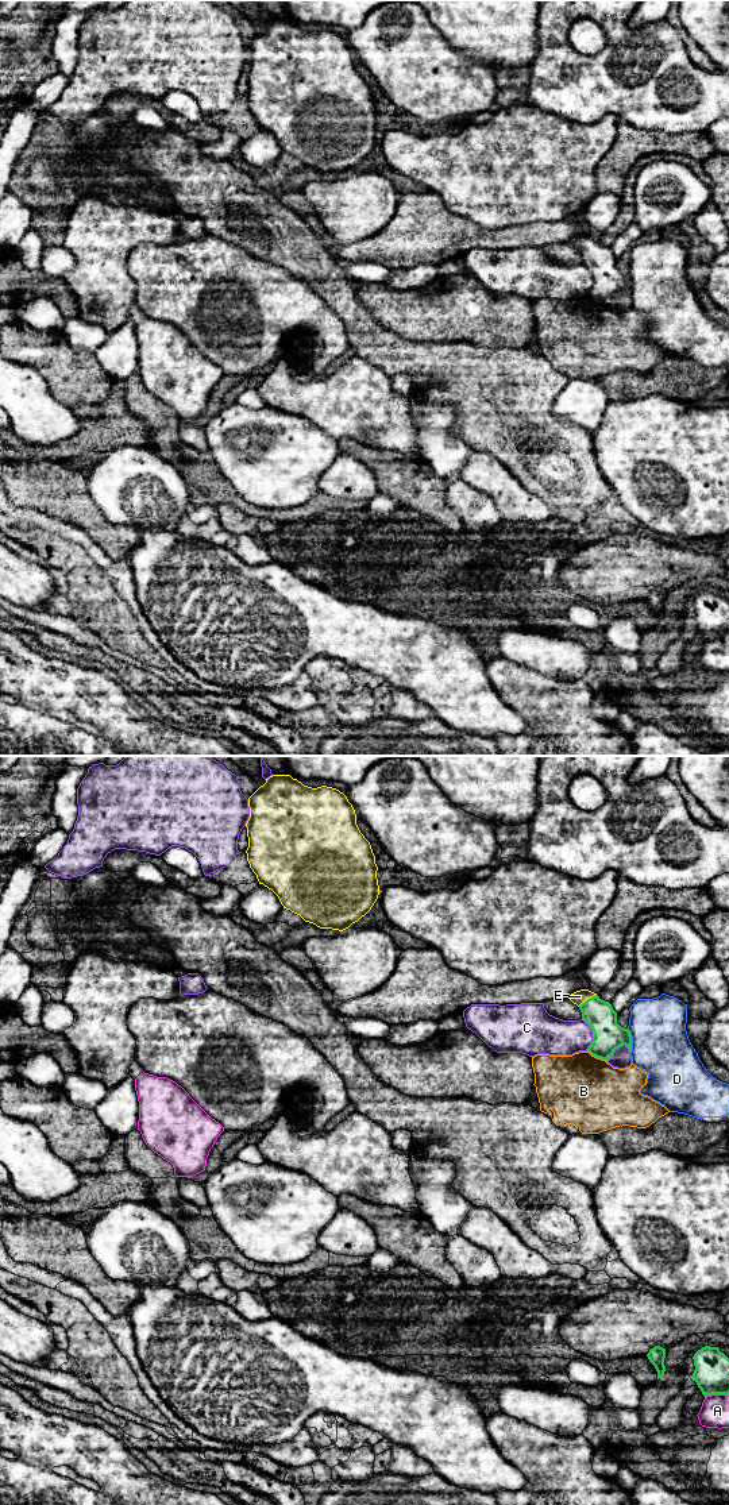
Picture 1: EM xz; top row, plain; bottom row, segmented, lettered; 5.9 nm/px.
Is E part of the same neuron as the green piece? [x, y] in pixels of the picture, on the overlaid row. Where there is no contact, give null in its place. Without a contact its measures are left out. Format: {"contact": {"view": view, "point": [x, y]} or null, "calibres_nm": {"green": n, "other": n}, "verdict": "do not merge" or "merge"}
{"contact": {"view": "xz", "point": [587, 999]}, "calibres_nm": {"green": 190, "other": 80}, "verdict": "merge"}

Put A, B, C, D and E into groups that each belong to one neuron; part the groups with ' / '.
A / B / C / D / E

